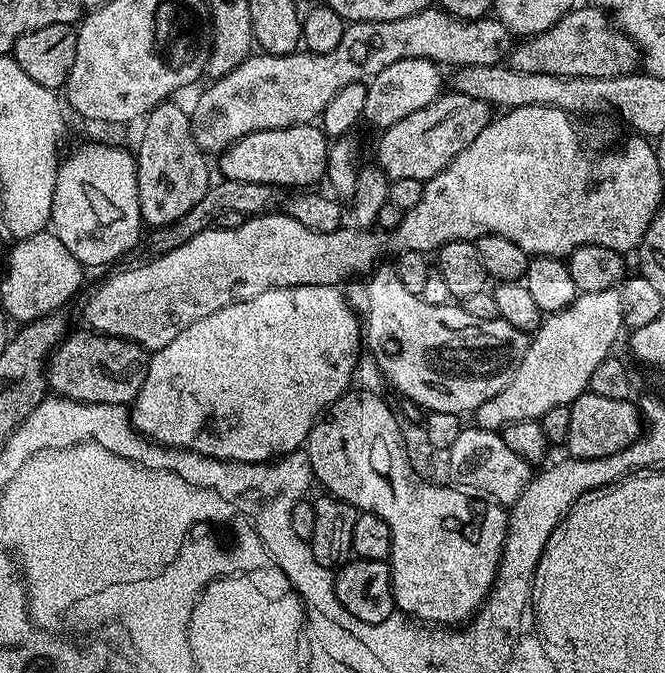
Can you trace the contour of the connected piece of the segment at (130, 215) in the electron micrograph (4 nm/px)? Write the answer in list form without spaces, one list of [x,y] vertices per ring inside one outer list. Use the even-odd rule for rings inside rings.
[[[90,144],[74,151],[57,167],[50,230],[85,269],[120,260],[140,240],[136,157],[124,148]]]

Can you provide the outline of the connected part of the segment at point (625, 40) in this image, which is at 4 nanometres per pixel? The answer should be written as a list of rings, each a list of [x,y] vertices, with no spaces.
[[[591,6],[573,7],[544,33],[525,39],[511,49],[510,67],[526,74],[554,74],[582,78],[629,76],[637,71],[641,59],[636,43],[623,32],[614,30],[609,13]]]

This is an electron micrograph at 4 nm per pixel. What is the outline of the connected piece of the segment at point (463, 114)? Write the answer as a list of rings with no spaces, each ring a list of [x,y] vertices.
[[[455,90],[445,91],[436,100],[420,110],[407,114],[400,122],[379,133],[380,145],[376,148],[375,163],[388,176],[389,181],[398,178],[418,178],[426,181],[448,167],[494,118],[493,105],[485,100],[470,98]]]

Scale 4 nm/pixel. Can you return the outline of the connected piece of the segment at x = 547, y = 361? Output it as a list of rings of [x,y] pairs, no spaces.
[[[619,287],[598,292],[582,292],[568,308],[545,315],[540,327],[531,333],[526,358],[514,370],[514,378],[490,402],[482,402],[474,413],[475,427],[500,432],[514,422],[540,420],[554,406],[571,406],[583,392],[595,368],[613,355],[616,339],[625,331]]]

